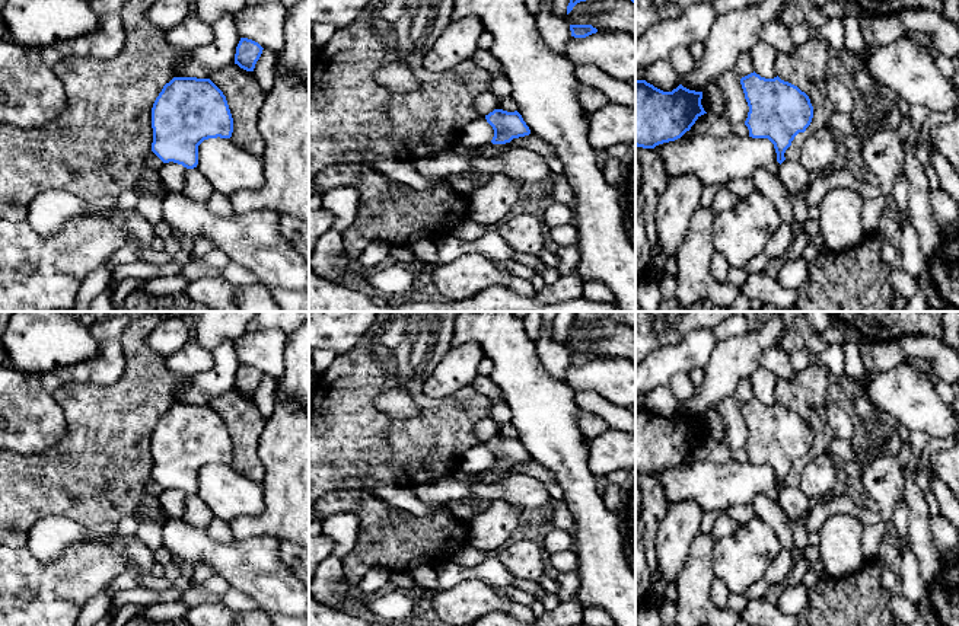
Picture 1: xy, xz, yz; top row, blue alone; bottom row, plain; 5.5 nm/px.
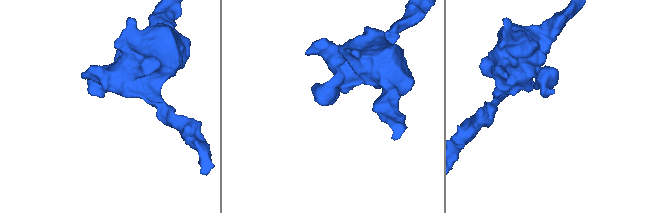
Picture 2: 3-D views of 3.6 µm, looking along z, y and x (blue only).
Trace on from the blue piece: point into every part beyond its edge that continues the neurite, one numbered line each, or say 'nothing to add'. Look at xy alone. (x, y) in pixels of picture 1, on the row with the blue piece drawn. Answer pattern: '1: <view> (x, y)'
nothing to add

